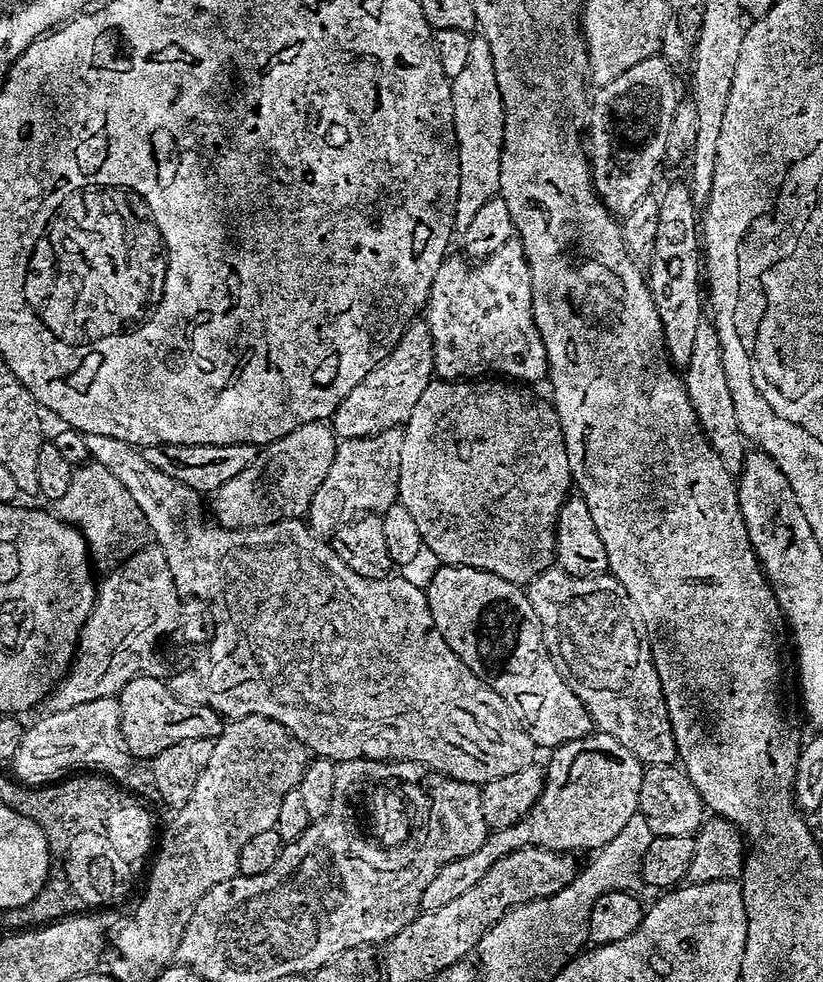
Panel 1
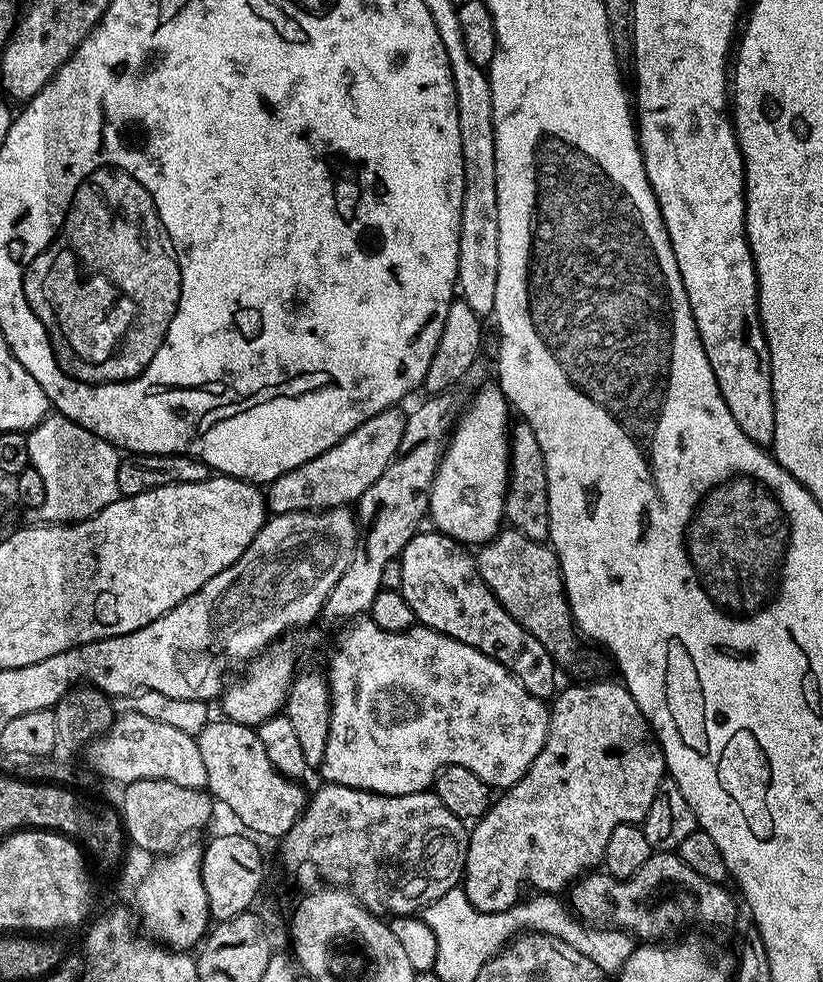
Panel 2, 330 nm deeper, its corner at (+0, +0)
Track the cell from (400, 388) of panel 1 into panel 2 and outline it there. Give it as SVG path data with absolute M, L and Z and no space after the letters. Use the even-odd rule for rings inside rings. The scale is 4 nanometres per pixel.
M393 406L374 414L330 450L318 454L310 462L282 474L266 488L266 508L281 516L287 512L310 512L325 508L343 508L359 501L360 495L391 466L396 459L400 443L404 441L405 413ZM352 500L352 501L351 501Z

